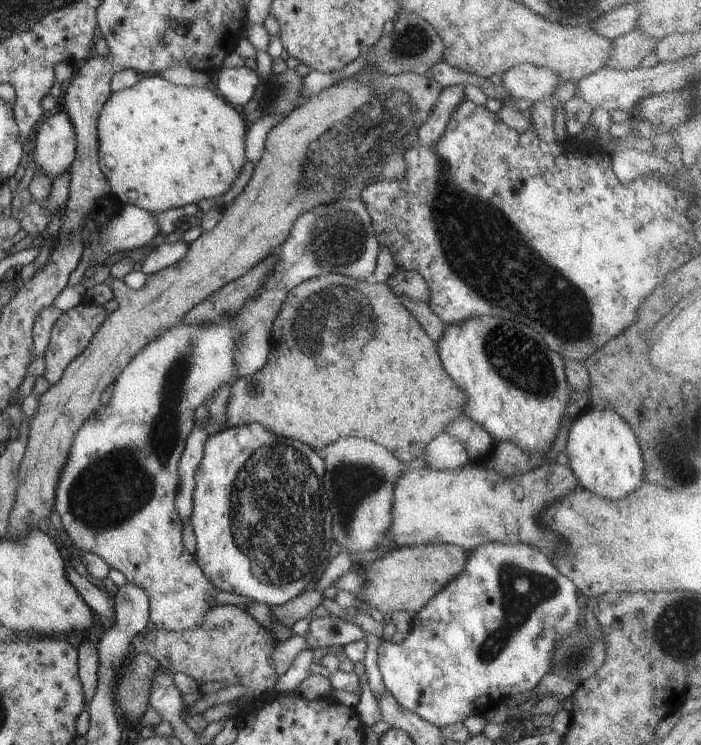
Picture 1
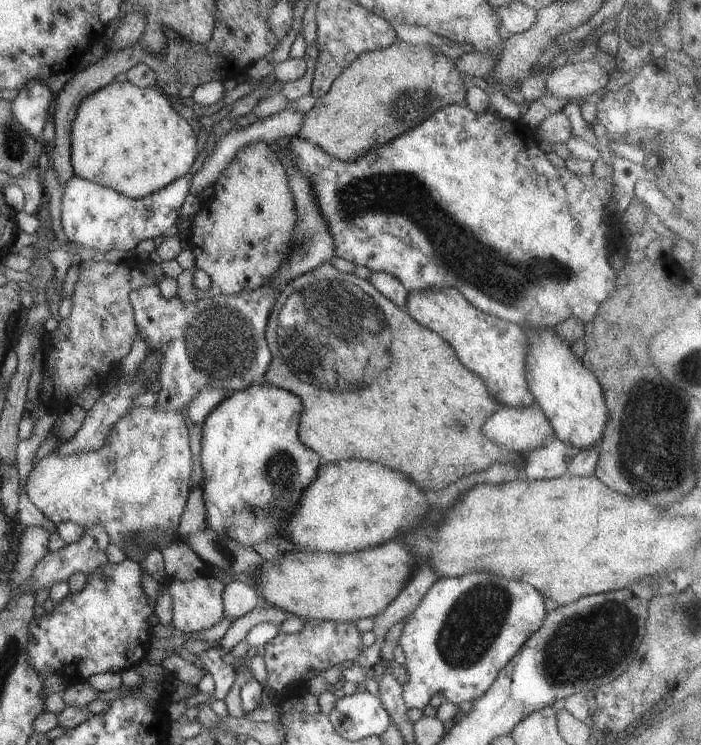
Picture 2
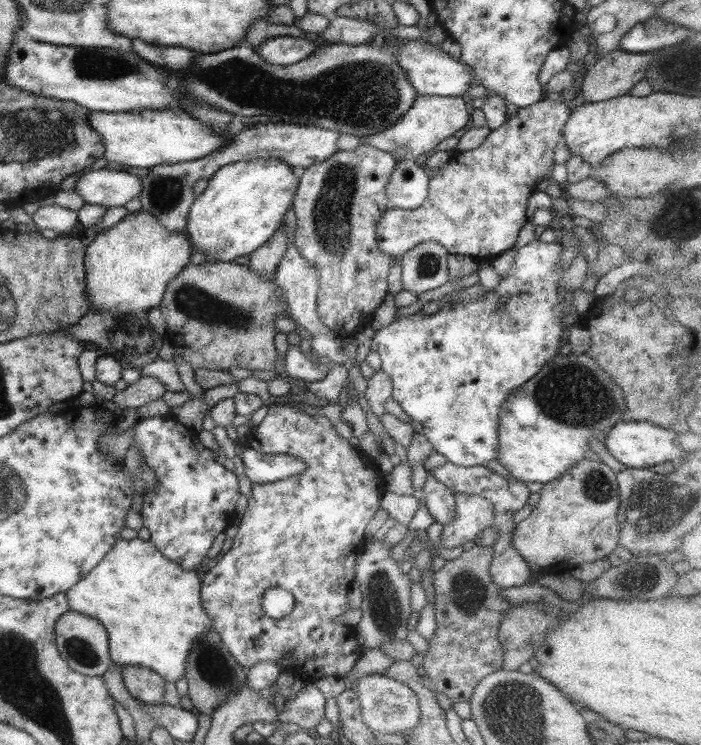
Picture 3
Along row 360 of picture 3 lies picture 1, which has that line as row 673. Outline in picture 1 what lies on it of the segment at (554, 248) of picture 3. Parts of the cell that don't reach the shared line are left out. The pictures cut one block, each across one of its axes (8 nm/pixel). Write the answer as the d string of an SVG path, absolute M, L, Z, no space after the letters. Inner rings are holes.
M489 542L474 547L469 552L469 559L465 562L464 570L453 581L450 581L435 597L432 597L426 604L413 615L411 631L404 637L400 644L383 641L377 648L378 666L381 670L385 687L394 698L403 706L418 713L424 720L443 727L452 723L463 723L473 714L484 714L492 706L500 704L504 699L530 692L541 681L542 676L550 673L551 652L554 645L566 634L569 633L581 618L583 612L578 605L579 588L553 565L551 558L543 552L538 552L536 547L529 544L516 543L506 546L502 543Z

